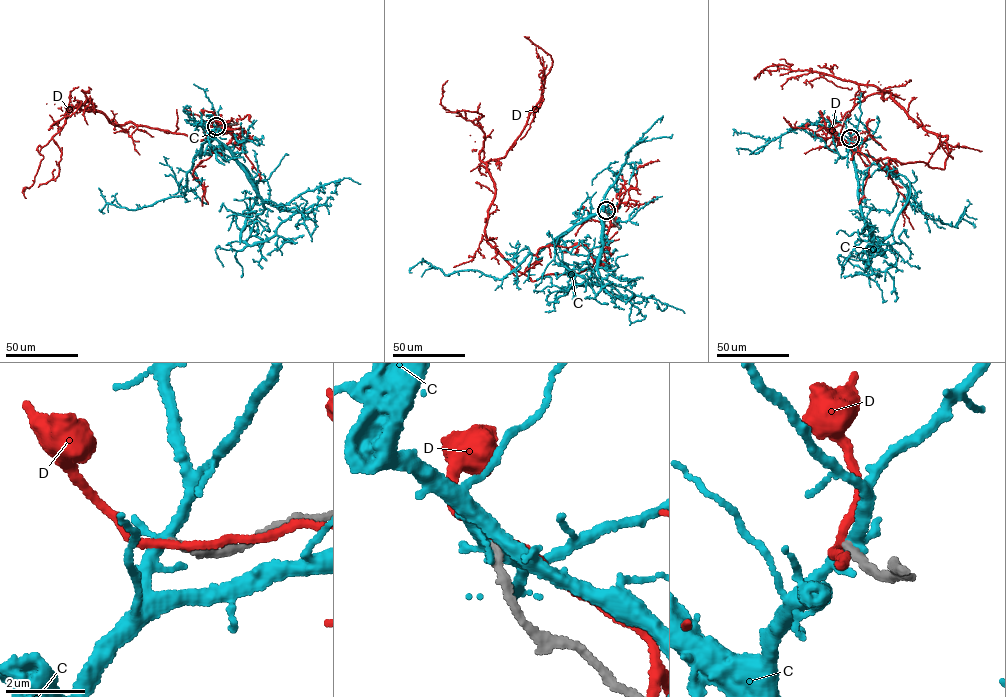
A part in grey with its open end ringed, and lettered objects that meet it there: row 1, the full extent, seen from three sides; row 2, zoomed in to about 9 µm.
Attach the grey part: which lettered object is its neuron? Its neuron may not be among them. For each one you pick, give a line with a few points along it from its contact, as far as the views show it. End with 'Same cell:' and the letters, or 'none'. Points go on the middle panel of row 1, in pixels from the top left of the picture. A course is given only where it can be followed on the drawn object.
Same cell: none

